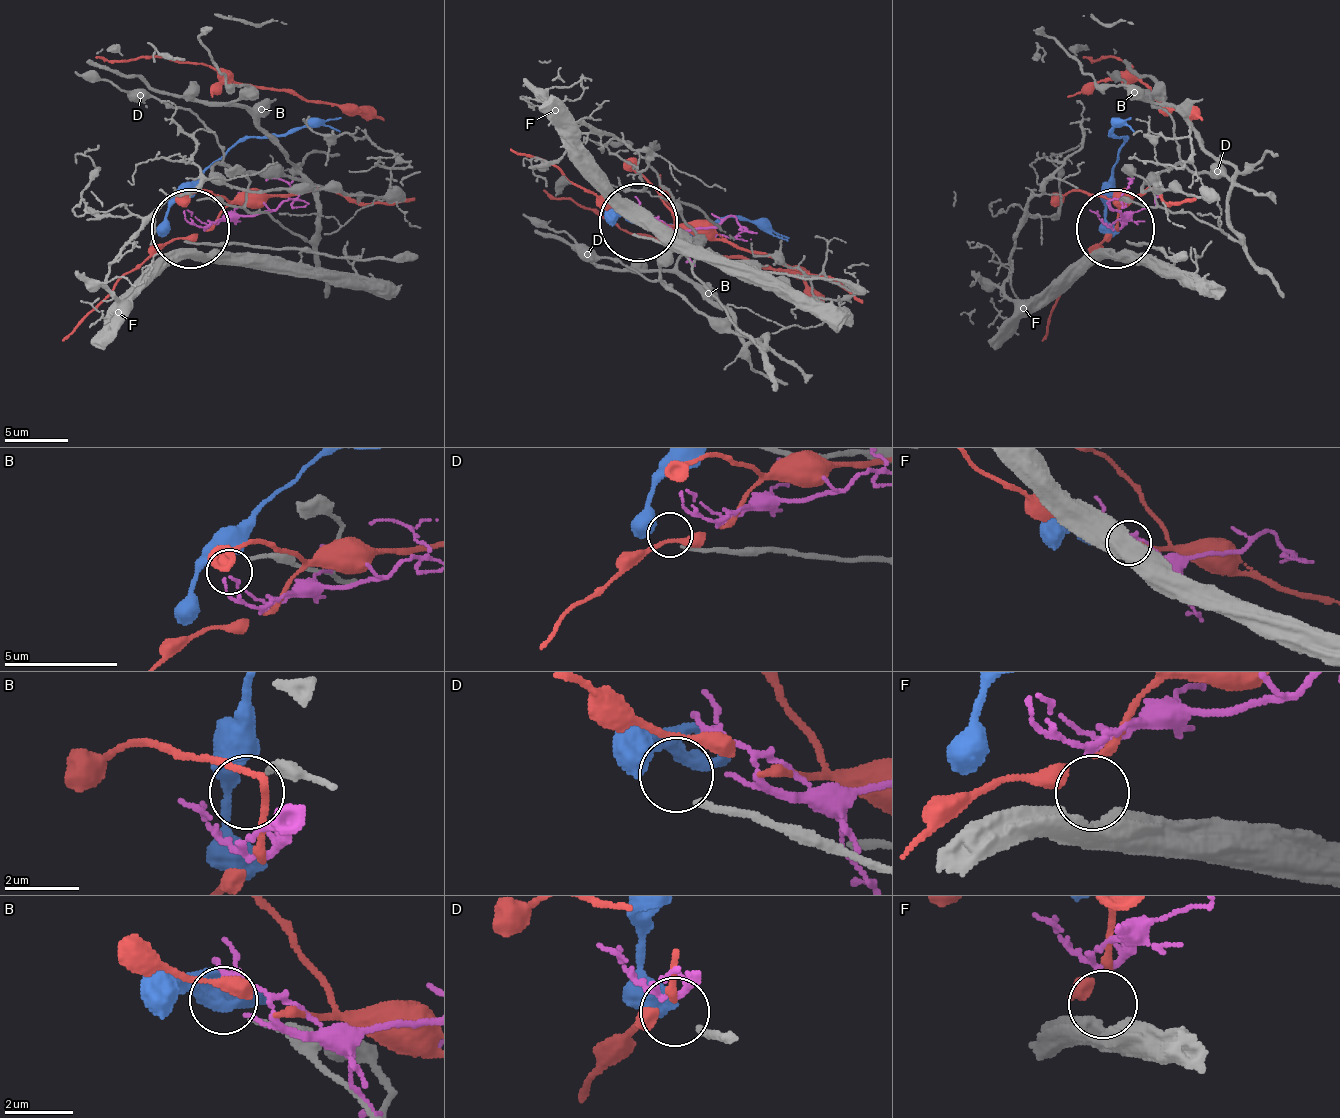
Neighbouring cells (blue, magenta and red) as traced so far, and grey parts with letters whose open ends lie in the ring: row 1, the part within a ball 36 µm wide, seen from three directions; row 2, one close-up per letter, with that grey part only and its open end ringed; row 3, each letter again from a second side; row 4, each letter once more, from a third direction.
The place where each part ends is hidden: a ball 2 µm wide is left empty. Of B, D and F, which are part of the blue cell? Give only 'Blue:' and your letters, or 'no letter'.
Blue: D

